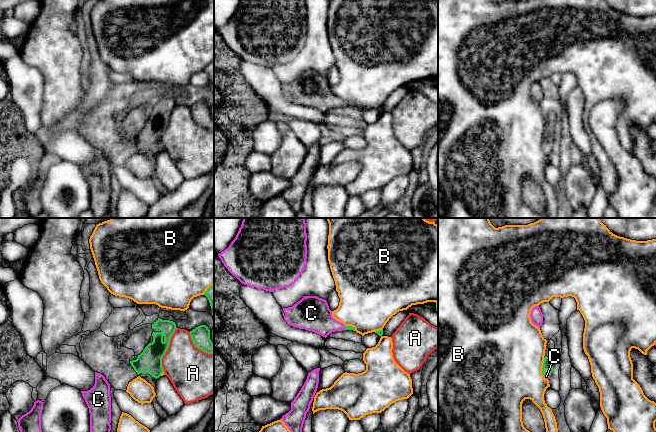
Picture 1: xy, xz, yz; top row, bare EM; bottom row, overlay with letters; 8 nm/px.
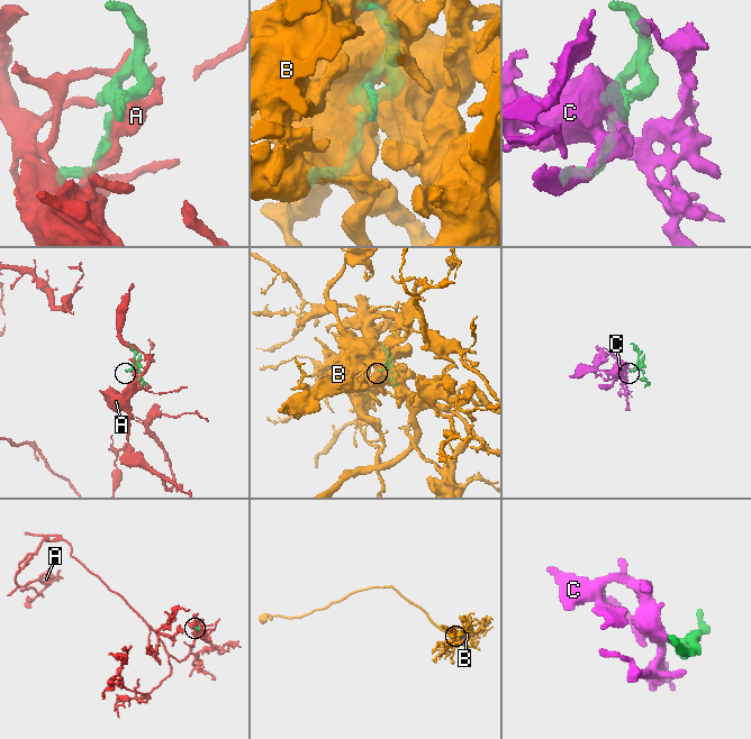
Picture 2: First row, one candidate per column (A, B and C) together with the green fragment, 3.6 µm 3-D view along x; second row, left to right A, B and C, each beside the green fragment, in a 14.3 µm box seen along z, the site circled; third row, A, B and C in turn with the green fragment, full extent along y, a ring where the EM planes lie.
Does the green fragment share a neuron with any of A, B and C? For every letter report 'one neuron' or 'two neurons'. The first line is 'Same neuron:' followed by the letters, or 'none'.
Same neuron: C
A: two neurons
B: two neurons
C: one neuron

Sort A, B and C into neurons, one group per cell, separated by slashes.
A / B / C

